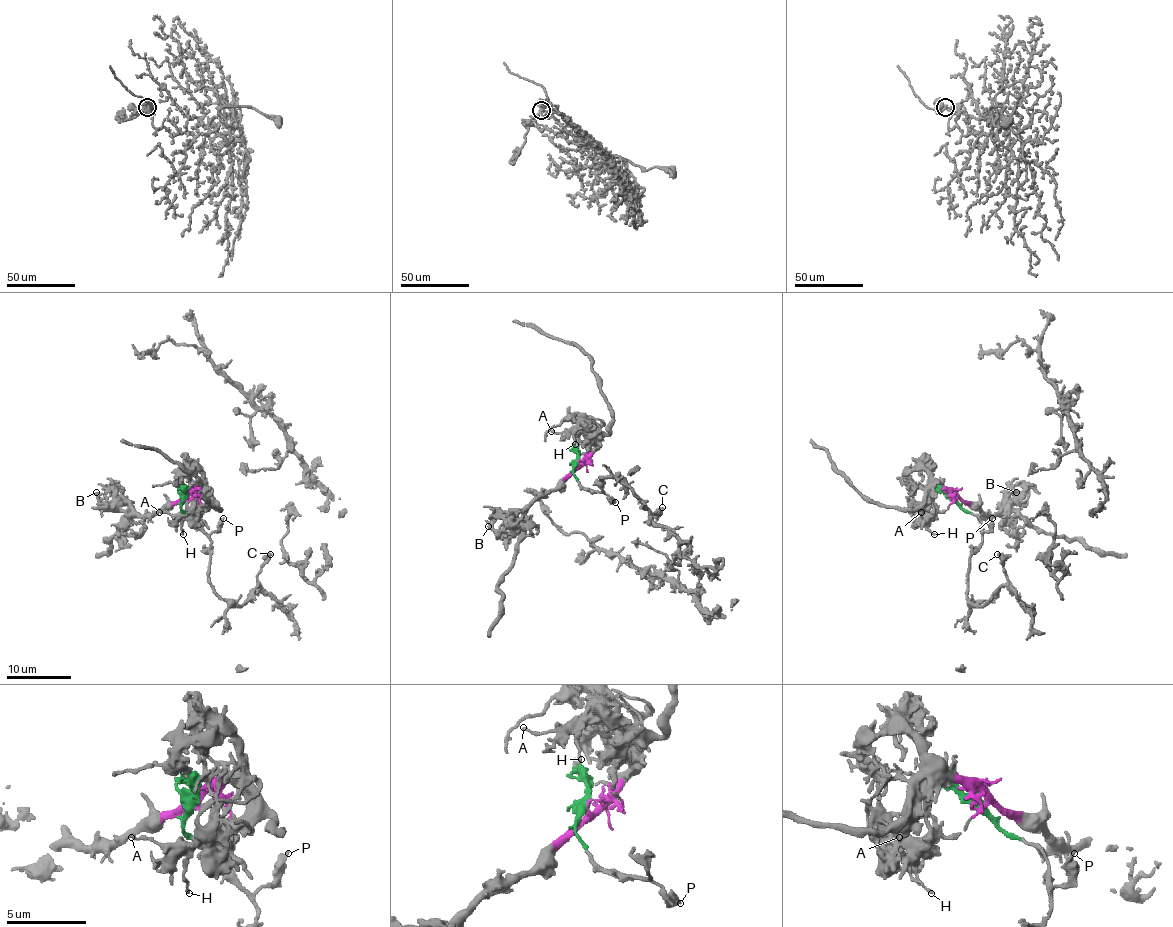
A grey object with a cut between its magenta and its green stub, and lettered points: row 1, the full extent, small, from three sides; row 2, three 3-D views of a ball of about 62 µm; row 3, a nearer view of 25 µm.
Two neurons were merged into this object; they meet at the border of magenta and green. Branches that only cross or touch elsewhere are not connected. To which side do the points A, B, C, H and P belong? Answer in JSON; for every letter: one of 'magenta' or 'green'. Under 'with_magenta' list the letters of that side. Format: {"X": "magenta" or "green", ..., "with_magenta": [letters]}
{"A": "magenta", "B": "magenta", "C": "green", "H": "magenta", "P": "green", "with_magenta": ["A", "B", "H"]}

